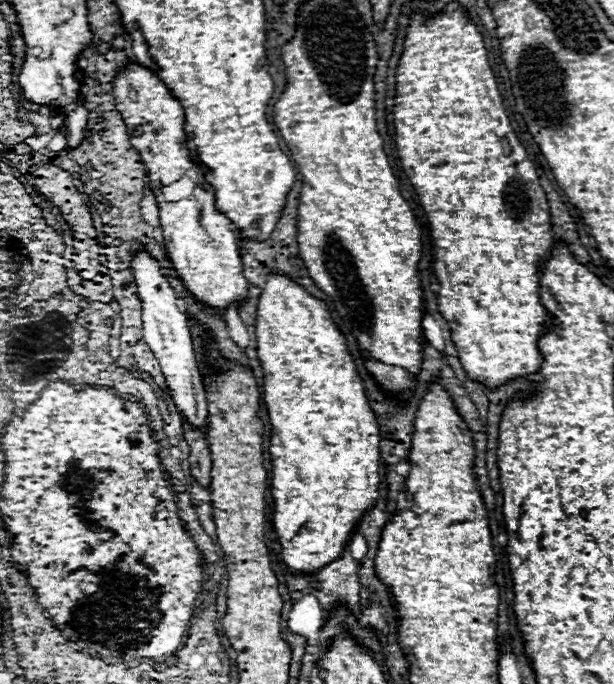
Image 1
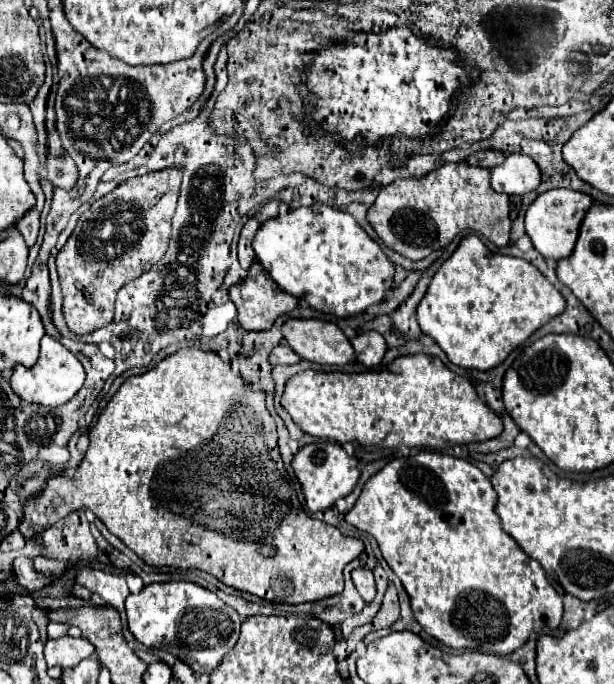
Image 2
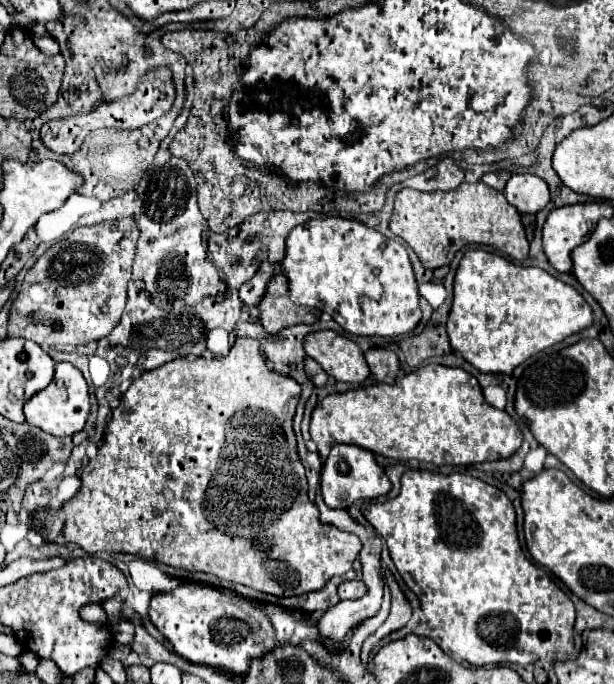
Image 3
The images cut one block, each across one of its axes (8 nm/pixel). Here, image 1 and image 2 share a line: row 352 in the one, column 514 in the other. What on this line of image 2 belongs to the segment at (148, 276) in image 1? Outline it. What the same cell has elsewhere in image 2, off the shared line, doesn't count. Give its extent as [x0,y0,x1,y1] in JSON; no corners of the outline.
[490,154,540,194]

